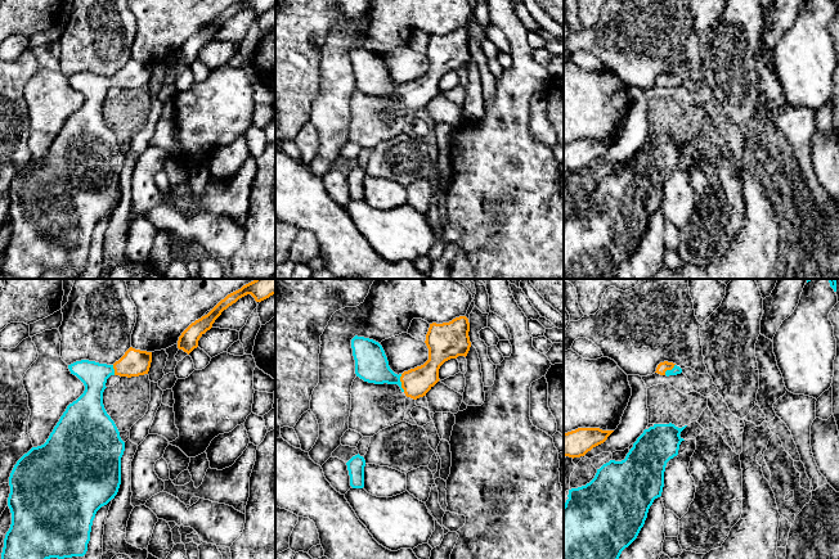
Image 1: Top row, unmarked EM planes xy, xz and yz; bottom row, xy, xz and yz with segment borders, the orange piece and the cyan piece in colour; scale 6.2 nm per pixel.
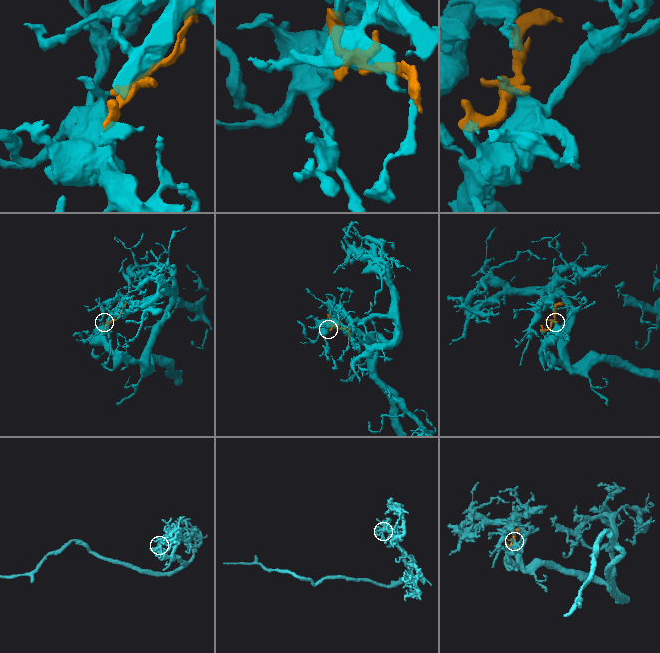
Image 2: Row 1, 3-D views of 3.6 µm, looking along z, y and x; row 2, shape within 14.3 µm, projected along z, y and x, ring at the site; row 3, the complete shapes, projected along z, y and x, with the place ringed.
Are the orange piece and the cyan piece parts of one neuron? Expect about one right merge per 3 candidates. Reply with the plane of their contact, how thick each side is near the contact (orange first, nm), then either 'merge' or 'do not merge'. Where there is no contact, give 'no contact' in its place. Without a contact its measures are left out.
meets orange in xz; 180 nm thick on the orange side, 200 nm on the other; merge

